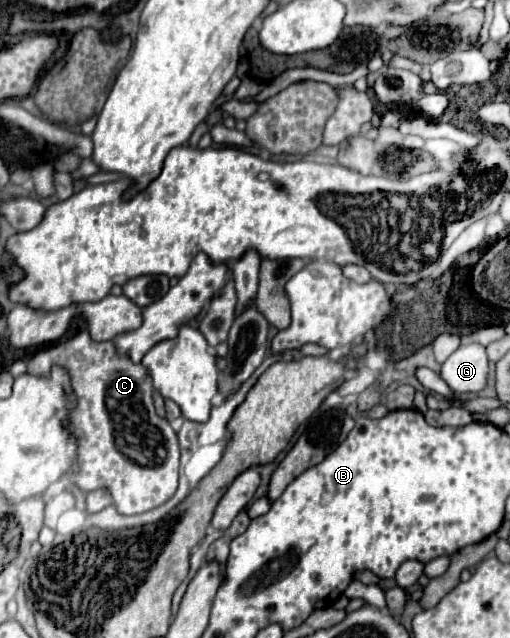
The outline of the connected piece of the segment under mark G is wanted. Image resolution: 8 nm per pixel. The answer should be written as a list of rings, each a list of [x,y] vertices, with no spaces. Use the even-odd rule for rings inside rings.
[[[461,344],[441,364],[441,378],[453,392],[481,392],[487,386],[487,376],[489,360],[481,344]]]

